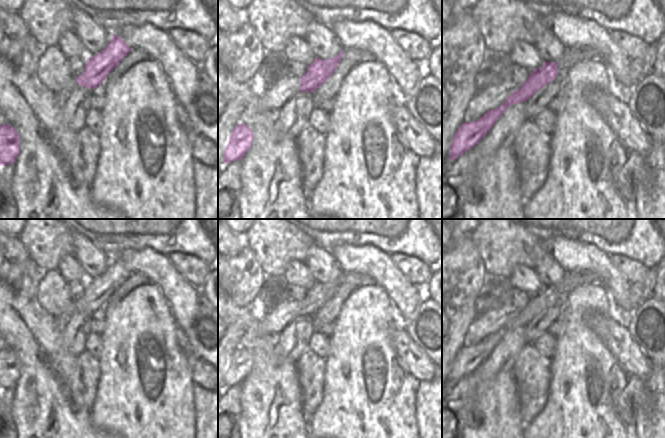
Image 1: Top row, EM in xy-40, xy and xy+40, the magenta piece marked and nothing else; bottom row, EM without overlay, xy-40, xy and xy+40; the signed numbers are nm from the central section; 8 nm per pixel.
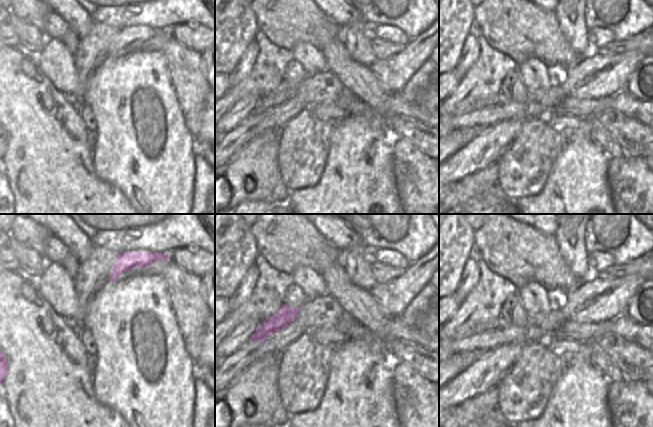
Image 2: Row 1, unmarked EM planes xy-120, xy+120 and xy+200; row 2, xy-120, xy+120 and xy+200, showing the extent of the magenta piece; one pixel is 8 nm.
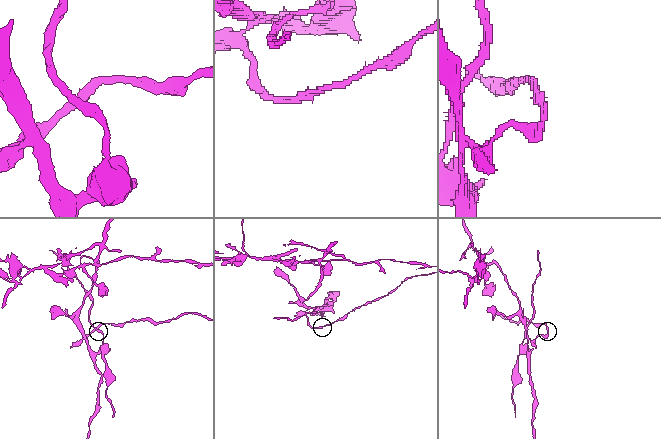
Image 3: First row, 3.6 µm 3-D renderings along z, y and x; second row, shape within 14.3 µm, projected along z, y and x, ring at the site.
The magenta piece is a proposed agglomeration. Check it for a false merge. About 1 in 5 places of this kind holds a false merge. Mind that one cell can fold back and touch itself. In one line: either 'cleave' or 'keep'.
cleave

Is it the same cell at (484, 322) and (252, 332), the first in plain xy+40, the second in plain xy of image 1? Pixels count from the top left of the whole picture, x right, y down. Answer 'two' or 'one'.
two

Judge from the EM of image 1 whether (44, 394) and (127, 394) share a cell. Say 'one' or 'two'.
two

